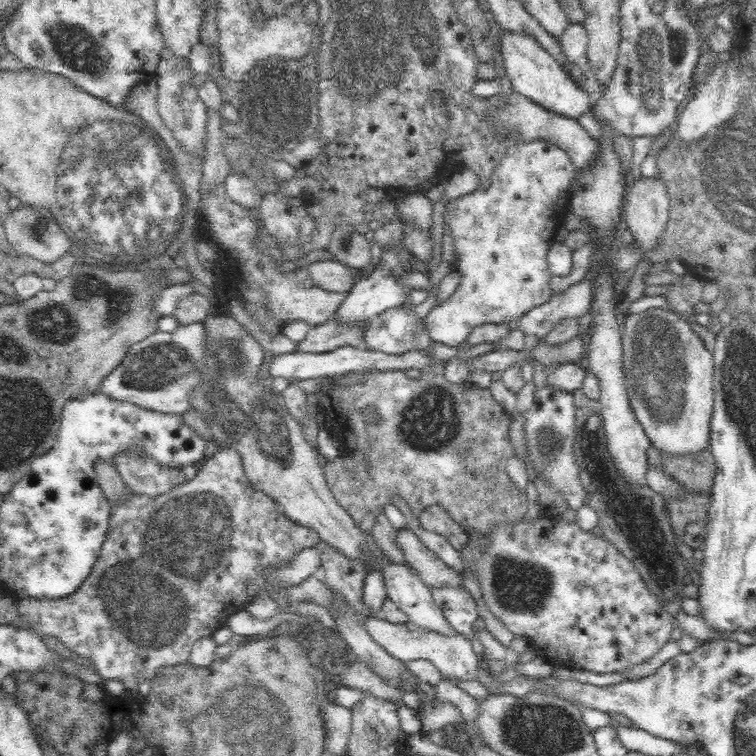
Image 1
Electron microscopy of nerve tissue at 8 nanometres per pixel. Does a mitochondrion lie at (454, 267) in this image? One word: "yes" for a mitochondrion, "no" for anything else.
no

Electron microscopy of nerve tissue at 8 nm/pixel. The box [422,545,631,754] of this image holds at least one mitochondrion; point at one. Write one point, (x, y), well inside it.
(519, 587)

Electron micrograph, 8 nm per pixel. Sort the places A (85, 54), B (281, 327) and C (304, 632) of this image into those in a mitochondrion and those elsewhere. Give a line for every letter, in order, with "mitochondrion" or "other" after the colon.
A: mitochondrion
B: other
C: other

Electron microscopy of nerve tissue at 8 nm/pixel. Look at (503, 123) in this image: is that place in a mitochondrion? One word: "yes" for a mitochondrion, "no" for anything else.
yes

